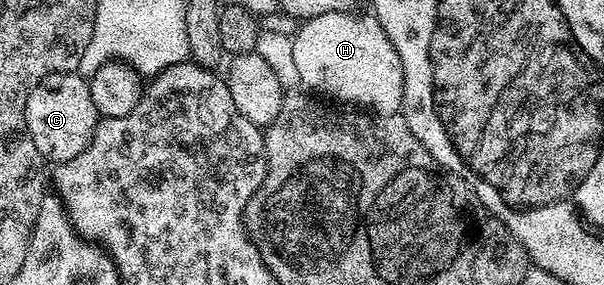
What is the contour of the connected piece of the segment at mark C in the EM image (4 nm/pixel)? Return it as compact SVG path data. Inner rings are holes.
M57 72L44 77L28 98L26 107L28 134L32 134L36 150L40 150L40 154L55 165L76 158L80 150L89 146L99 119L96 106L92 106L92 94L87 77L78 72Z

